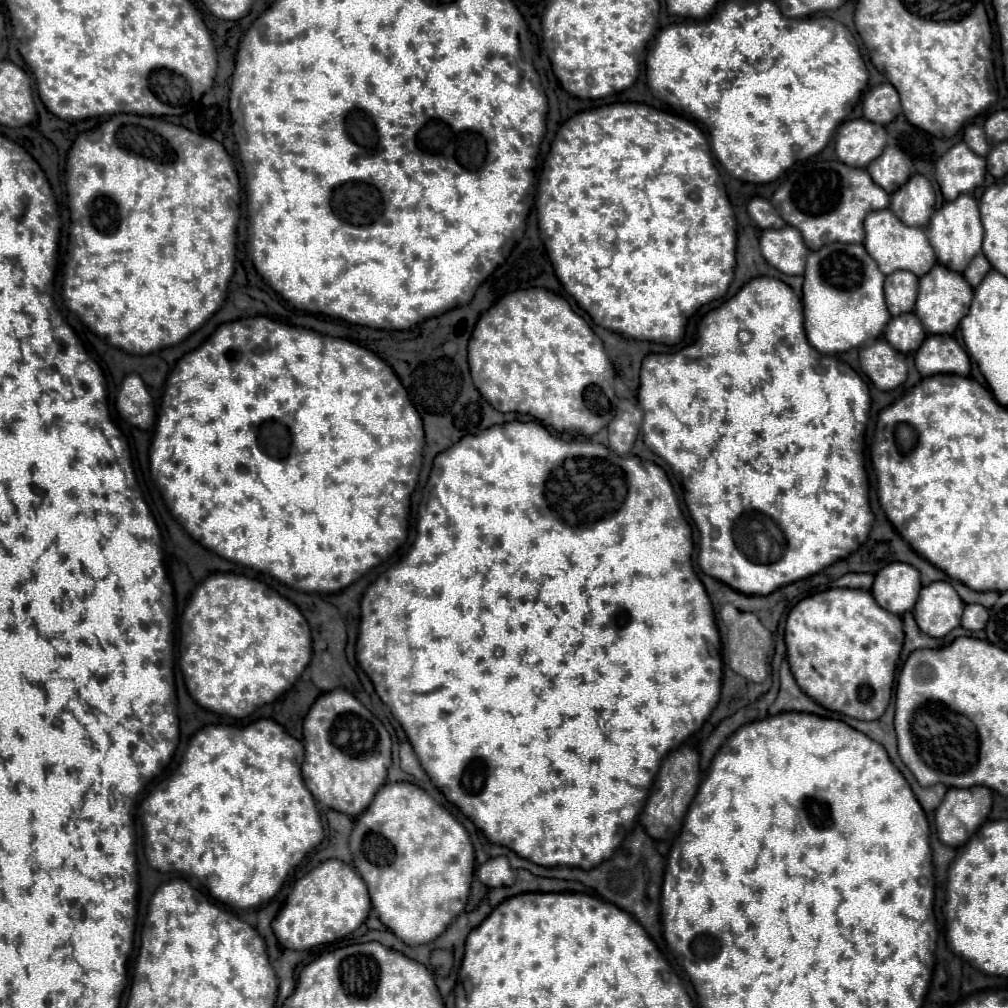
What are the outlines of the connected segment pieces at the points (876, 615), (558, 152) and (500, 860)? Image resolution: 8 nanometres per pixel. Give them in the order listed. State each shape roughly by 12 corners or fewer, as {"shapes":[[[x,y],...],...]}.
{"shapes":[[[870,591],[788,613],[796,683],[862,721],[886,711],[904,631]],[[576,113],[540,237],[596,325],[676,345],[734,277],[706,135]],[[494,857],[476,871],[488,887],[512,885],[516,875],[506,857]]]}

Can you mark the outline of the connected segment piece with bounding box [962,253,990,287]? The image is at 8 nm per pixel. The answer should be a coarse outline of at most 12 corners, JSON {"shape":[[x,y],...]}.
{"shape":[[978,253],[966,271],[966,281],[976,287],[990,271],[984,253]]}

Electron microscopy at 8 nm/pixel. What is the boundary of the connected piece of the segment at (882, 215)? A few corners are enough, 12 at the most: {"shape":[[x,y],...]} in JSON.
{"shape":[[890,209],[866,217],[864,247],[884,275],[936,263],[924,229]]}

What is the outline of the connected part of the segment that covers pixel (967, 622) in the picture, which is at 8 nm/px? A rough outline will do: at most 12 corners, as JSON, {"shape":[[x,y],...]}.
{"shape":[[978,603],[966,605],[962,627],[970,631],[984,629],[988,609]]}

